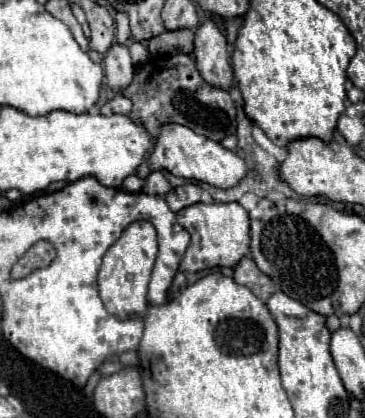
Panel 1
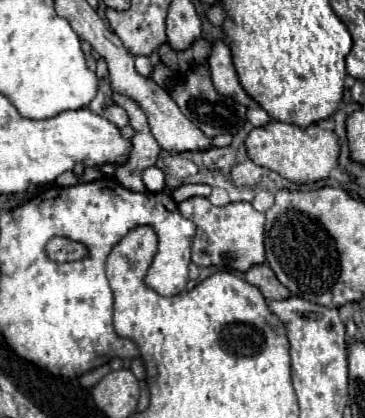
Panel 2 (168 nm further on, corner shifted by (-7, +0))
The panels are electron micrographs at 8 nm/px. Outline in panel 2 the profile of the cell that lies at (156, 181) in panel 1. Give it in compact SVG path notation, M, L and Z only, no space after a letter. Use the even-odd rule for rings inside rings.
M156 166L144 170L142 180L146 184L146 190L150 190L150 192L162 192L166 188L166 174Z

